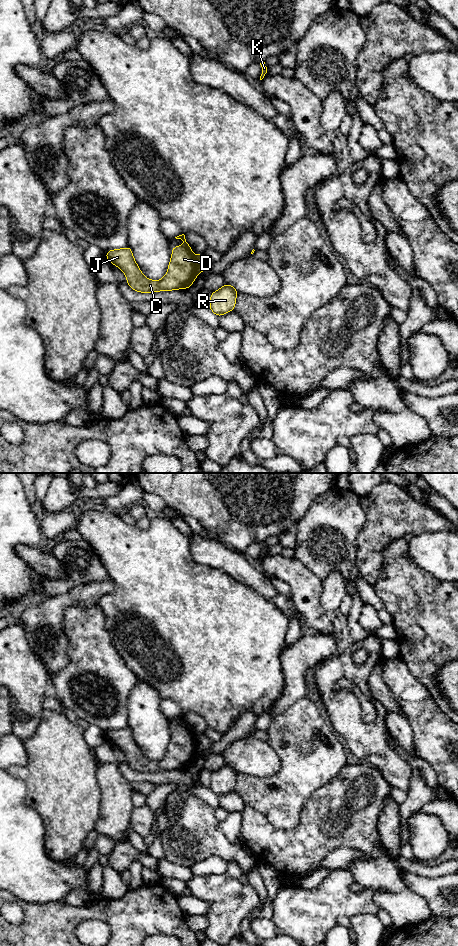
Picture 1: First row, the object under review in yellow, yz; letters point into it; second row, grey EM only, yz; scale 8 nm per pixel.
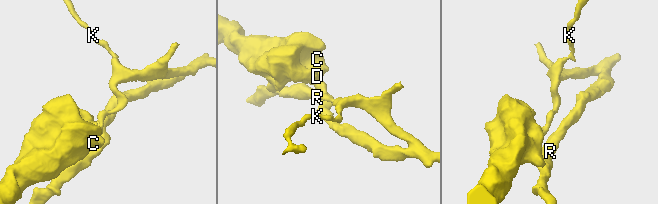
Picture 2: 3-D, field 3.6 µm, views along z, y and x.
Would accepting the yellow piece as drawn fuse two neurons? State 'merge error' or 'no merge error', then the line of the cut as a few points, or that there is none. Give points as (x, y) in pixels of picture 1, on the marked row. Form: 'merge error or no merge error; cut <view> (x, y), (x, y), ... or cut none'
merge error; cut yz (196, 256), (196, 271), (198, 273)

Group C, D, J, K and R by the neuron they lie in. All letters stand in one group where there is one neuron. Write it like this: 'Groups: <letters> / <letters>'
Groups: C D J / K R

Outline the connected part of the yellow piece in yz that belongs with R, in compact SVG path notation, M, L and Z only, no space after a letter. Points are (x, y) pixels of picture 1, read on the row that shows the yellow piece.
M224 284L219 290L211 293L209 308L218 317L234 310L237 292L232 285Z

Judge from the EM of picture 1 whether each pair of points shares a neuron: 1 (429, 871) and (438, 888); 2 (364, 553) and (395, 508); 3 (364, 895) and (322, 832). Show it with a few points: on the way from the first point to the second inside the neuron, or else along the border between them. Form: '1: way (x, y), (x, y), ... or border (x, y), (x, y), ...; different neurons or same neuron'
1: border (410, 872), (430, 877), (439, 877), (447, 874); different neurons
2: way (372, 542), (387, 519); same neuron
3: border (345, 869), (355, 880); different neurons

